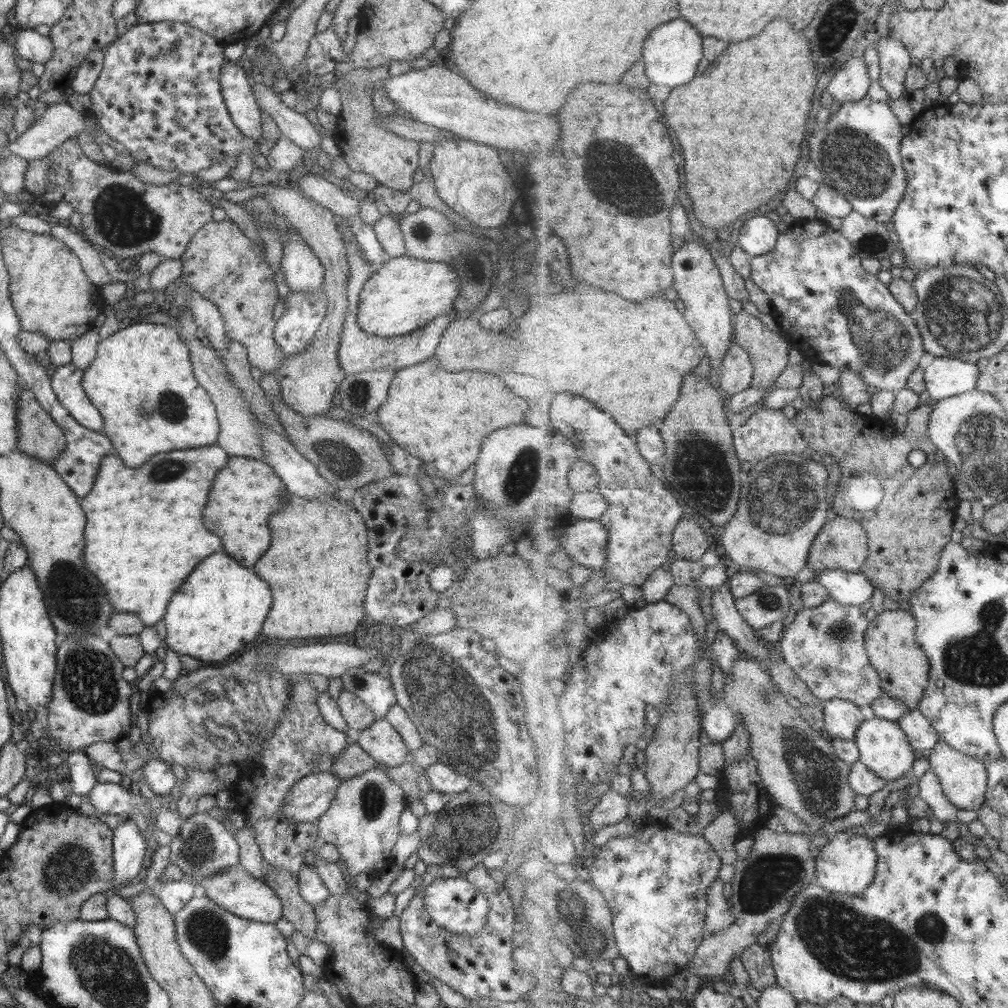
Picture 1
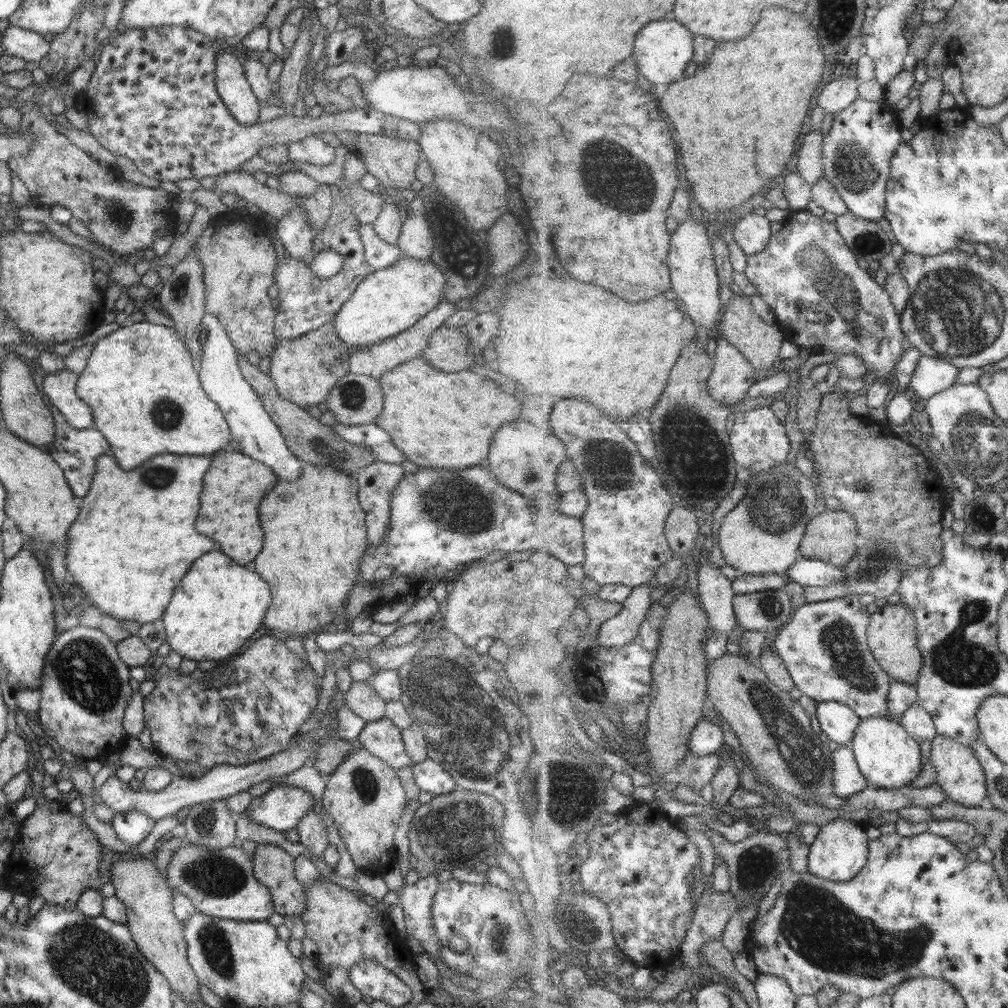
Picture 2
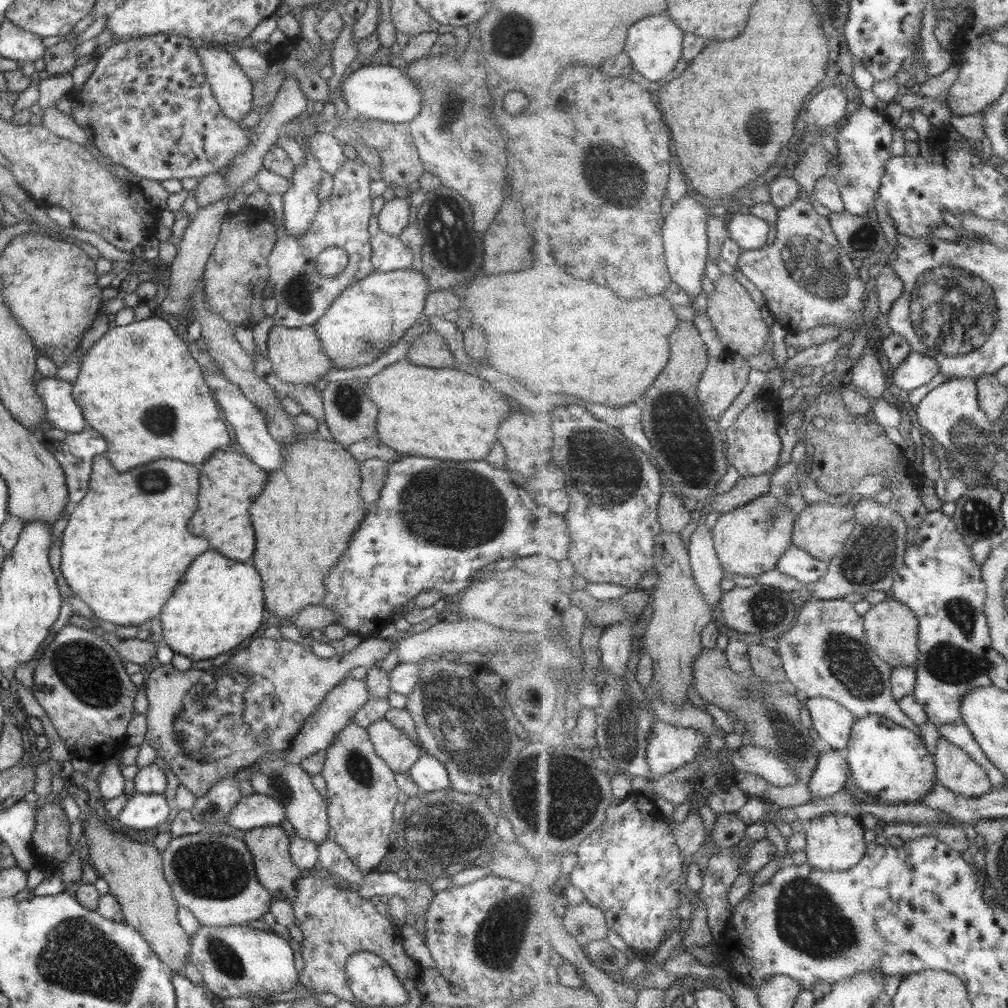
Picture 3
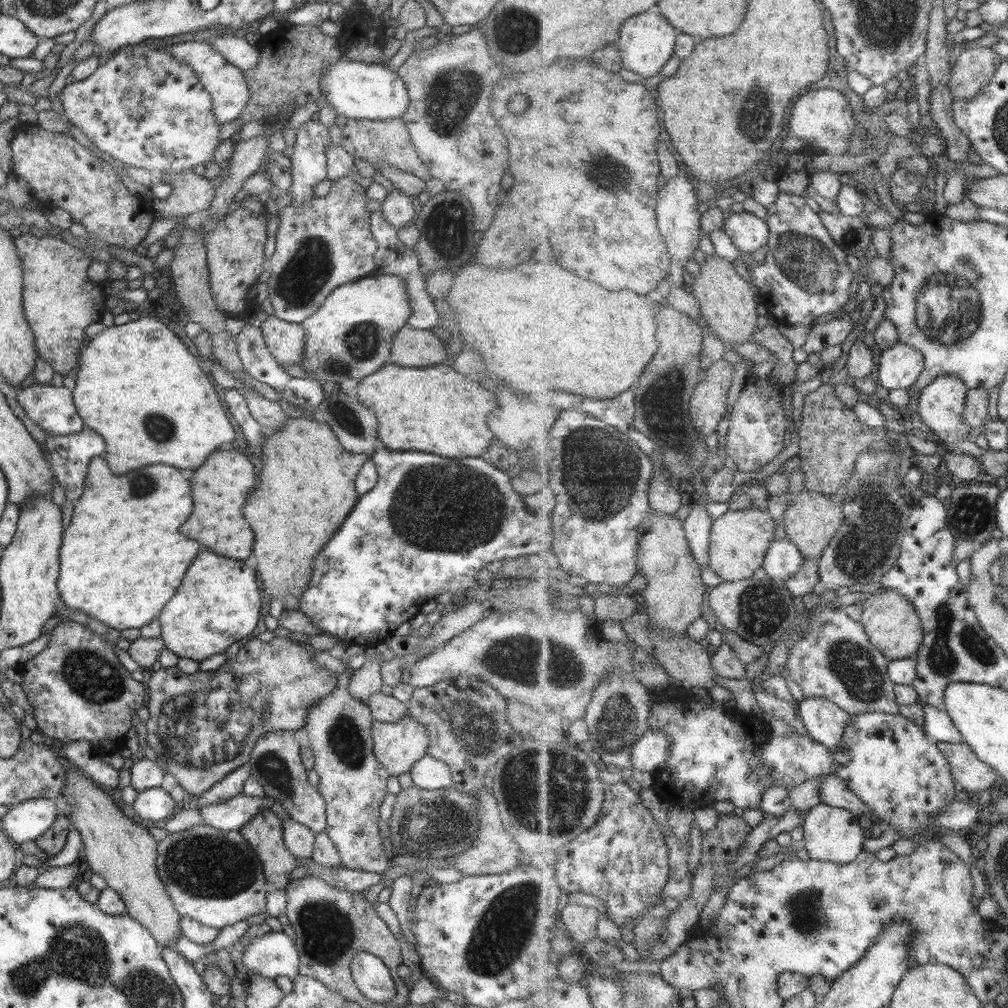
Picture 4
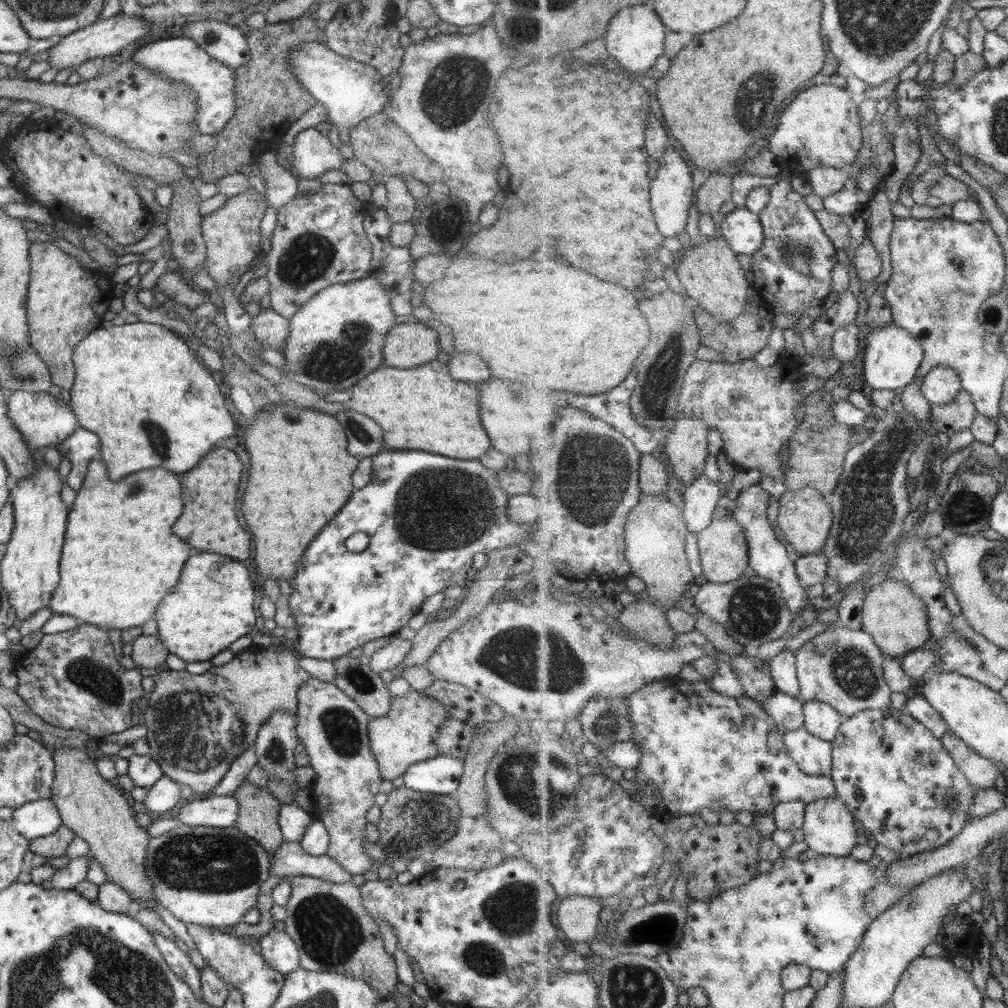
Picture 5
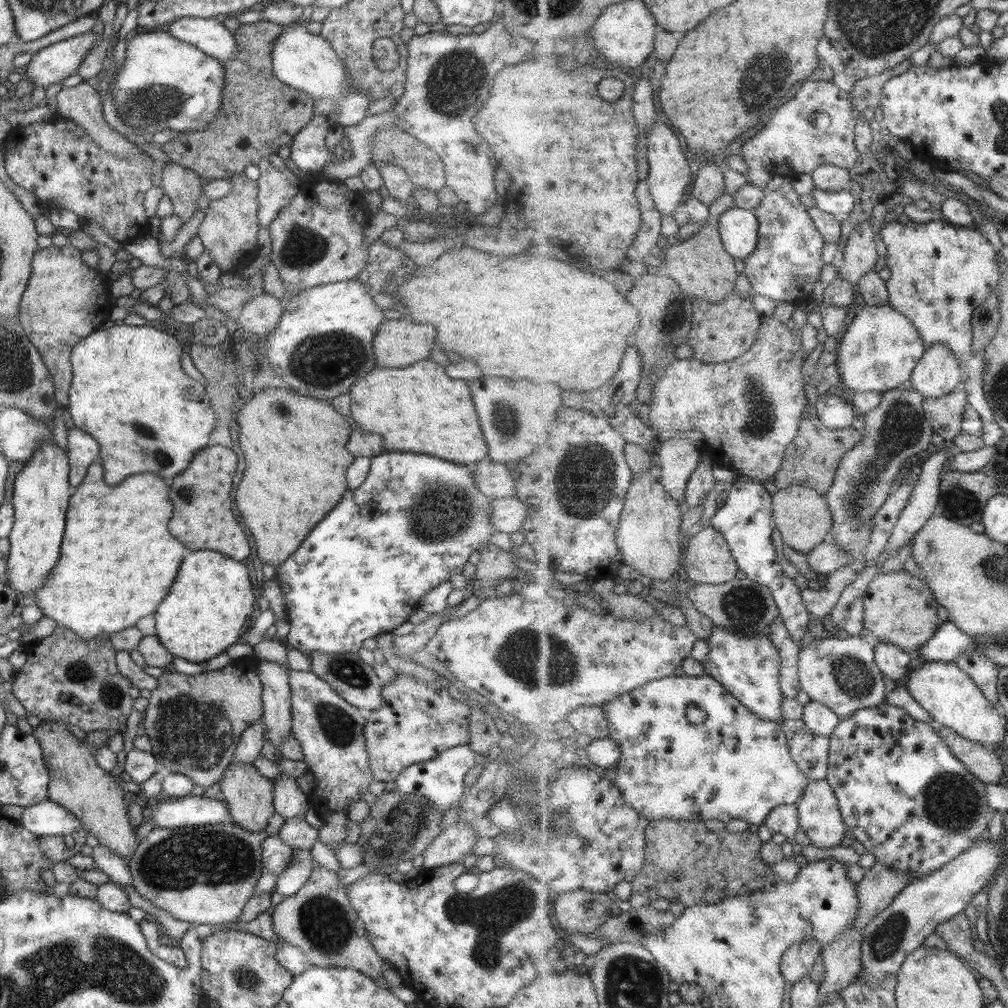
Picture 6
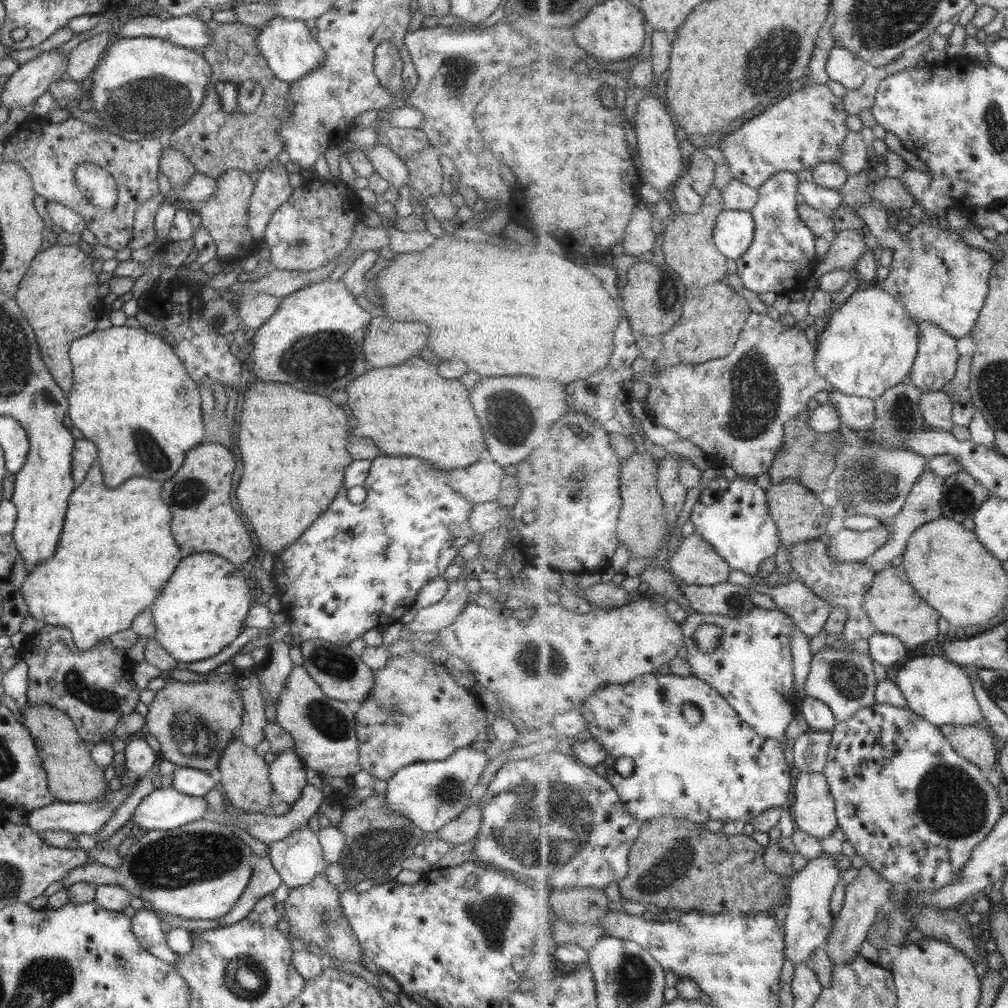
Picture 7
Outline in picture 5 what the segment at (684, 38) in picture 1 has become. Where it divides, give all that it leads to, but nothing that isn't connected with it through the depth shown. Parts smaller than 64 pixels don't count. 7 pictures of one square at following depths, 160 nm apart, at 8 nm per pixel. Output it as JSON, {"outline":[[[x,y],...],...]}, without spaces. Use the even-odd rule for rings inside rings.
{"outline":[[[633,5],[621,9],[621,12],[611,20],[607,34],[603,36],[603,41],[607,46],[606,50],[627,73],[644,76],[649,68],[655,66],[657,58],[665,54],[666,38],[665,24],[655,14],[655,10],[647,8],[647,5]]]}

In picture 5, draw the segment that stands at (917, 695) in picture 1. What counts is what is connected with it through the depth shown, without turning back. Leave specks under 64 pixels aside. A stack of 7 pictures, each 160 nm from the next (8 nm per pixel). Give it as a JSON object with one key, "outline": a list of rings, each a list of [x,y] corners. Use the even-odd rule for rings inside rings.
{"outline":[[[885,579],[866,594],[863,607],[862,629],[868,632],[885,656],[905,657],[929,643],[932,636],[928,605],[913,592],[905,581]]]}

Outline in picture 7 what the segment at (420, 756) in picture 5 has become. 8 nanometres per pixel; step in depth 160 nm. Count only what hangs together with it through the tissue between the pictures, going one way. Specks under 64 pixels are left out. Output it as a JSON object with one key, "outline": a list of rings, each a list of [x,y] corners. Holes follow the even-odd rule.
{"outline":[[[415,652],[396,657],[389,655],[381,668],[372,670],[372,675],[373,686],[354,713],[354,729],[361,770],[366,770],[374,780],[387,780],[408,764],[445,760],[458,748],[486,751],[492,745],[487,734],[488,722],[475,691],[458,686],[451,675],[439,669],[427,655]]]}

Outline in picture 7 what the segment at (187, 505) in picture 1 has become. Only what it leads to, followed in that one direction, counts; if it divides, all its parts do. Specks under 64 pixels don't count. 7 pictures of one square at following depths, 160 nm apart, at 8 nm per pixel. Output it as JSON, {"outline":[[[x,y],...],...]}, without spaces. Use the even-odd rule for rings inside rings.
{"outline":[[[93,462],[81,484],[67,497],[67,512],[55,552],[27,571],[20,589],[28,615],[41,625],[68,628],[75,648],[81,651],[93,648],[101,639],[116,632],[129,629],[135,614],[153,604],[159,586],[165,584],[169,572],[173,572],[173,568],[181,560],[179,548],[169,534],[171,514],[169,508],[161,502],[159,484],[147,478],[129,478],[118,486],[121,488],[119,500],[115,496],[111,496],[111,500],[105,500],[105,494],[117,494],[117,490],[107,490],[101,484],[101,478],[99,464]]]}

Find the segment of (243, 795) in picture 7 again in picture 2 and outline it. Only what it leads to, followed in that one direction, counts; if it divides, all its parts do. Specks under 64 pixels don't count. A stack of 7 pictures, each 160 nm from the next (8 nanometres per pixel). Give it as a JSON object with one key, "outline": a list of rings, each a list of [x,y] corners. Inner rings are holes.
{"outline":[[[257,844],[251,860],[253,877],[269,891],[274,912],[299,917],[305,908],[305,895],[302,884],[295,880],[294,859],[277,846]]]}

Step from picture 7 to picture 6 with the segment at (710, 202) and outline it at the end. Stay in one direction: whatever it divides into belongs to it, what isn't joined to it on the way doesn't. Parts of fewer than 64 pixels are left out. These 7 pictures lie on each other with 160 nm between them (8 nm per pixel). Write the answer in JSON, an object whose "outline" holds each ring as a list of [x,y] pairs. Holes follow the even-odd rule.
{"outline":[[[723,195],[711,206],[711,216],[698,232],[689,239],[681,240],[664,251],[664,271],[673,277],[691,297],[720,303],[729,293],[736,291],[735,280],[740,274],[735,268],[735,257],[727,252],[720,235],[720,216],[736,206],[734,196]]]}

